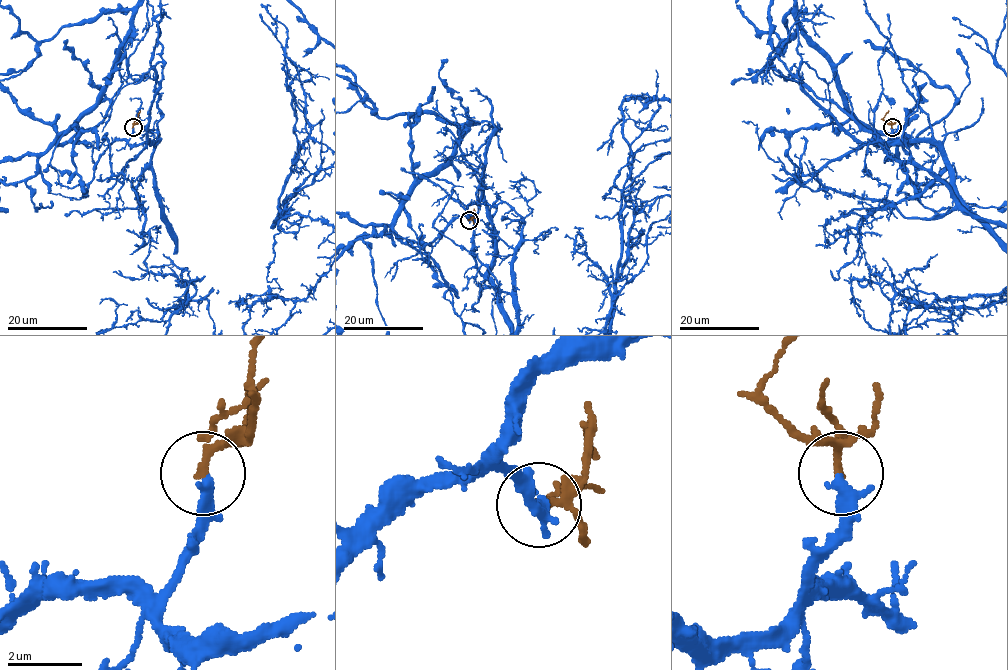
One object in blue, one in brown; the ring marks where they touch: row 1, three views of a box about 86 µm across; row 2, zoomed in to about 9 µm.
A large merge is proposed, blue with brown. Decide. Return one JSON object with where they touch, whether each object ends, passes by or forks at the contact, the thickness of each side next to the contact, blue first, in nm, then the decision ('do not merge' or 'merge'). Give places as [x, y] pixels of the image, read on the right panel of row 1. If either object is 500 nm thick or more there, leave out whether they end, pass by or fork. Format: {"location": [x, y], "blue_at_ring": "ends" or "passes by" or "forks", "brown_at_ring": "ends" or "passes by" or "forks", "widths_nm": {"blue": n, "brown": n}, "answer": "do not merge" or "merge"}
{"location": [892, 127], "blue_at_ring": "ends", "brown_at_ring": "forks", "widths_nm": {"blue": 320, "brown": 120}, "answer": "merge"}

